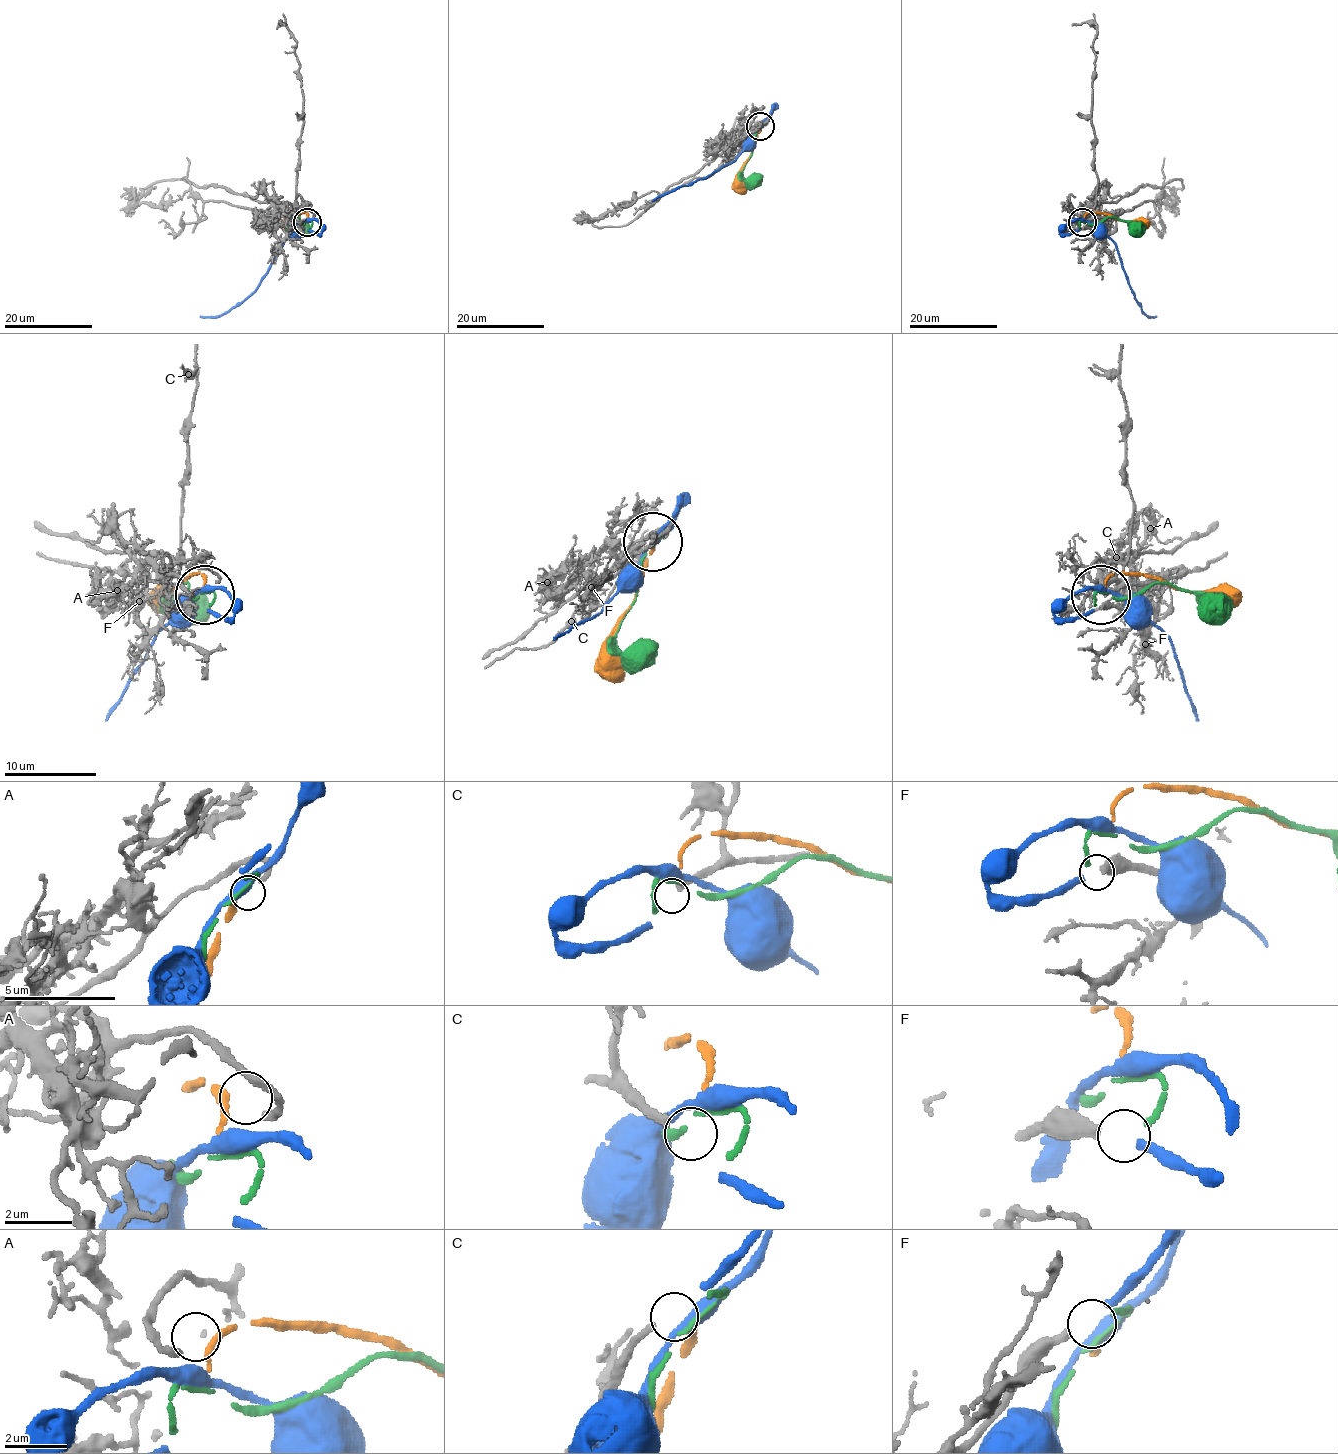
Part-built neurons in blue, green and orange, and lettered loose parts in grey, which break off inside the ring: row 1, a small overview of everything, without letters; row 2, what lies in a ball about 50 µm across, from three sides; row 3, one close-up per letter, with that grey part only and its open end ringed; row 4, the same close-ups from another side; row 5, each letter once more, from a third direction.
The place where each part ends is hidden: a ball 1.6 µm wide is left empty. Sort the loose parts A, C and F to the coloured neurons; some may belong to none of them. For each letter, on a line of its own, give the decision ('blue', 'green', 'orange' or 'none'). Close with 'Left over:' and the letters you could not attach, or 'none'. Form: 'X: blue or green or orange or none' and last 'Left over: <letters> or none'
A: none
C: none
F: blue
Left over: A, C

